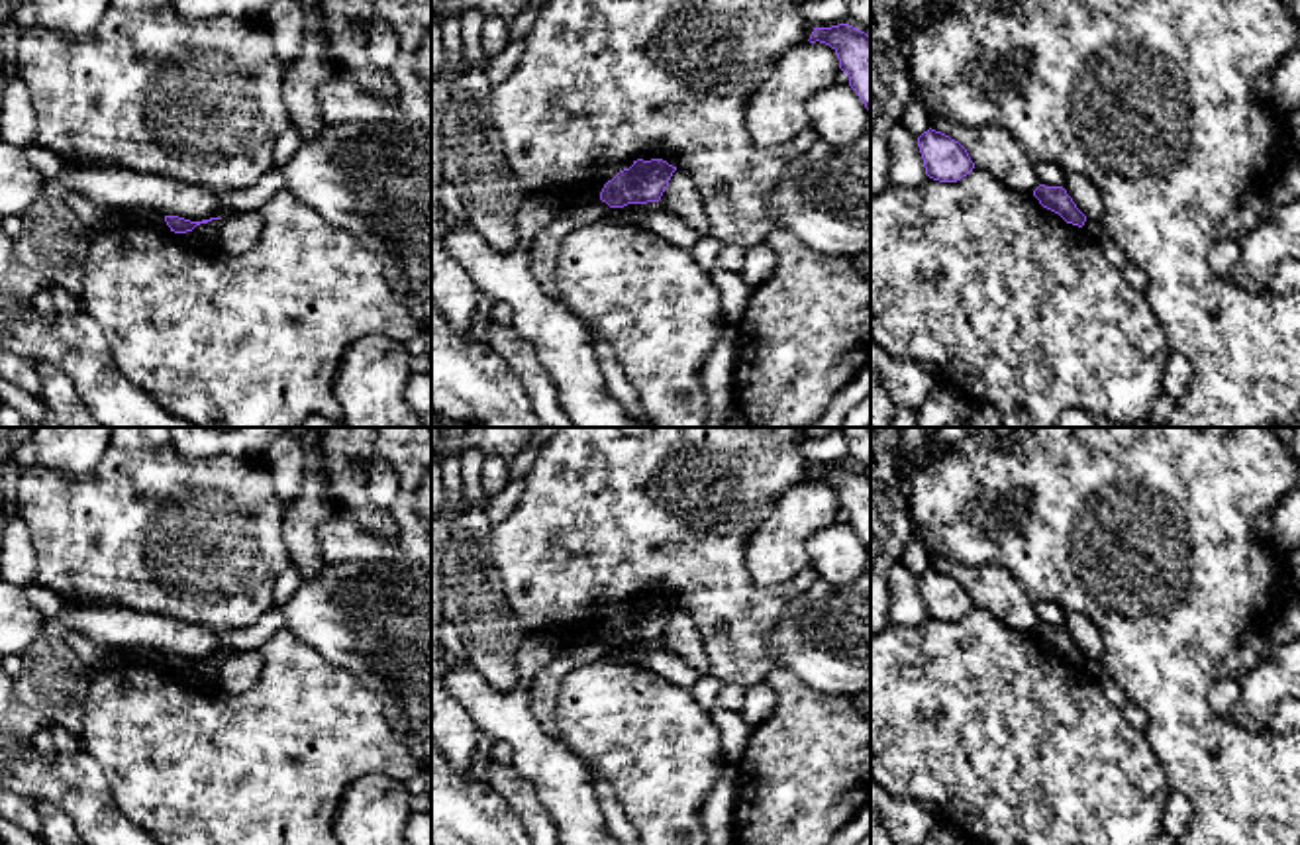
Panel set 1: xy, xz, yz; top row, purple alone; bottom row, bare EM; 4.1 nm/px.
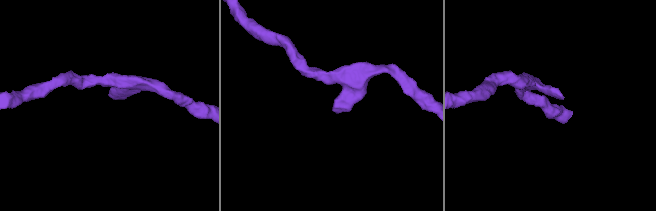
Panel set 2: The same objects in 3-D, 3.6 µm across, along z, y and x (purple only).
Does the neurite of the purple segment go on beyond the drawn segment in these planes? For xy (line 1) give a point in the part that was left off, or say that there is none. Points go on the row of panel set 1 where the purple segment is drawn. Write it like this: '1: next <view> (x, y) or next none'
1: next none

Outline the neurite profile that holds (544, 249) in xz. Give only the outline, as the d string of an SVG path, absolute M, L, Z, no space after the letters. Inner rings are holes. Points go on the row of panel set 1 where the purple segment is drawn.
M600 198L563 206L557 218L547 224L527 245L531 274L539 284L551 284L559 247L563 239L584 225L608 220L610 206Z

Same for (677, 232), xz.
M627 204L624 208L610 208L608 220L633 224L645 227L661 237L665 237L673 245L680 245L684 249L692 249L700 237L700 233L690 227L686 222L669 214L667 210L641 210L637 204Z

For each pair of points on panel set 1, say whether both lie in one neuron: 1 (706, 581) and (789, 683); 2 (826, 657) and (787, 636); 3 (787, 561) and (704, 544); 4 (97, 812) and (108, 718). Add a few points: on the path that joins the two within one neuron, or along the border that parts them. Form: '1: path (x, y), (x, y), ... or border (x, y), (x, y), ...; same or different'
1: border (775, 665), (763, 681); different
2: path (816, 651), (797, 642); same
3: border (769, 514), (746, 547), (746, 569), (759, 589); different
4: border (79, 744), (99, 765), (112, 804), (120, 814); different

